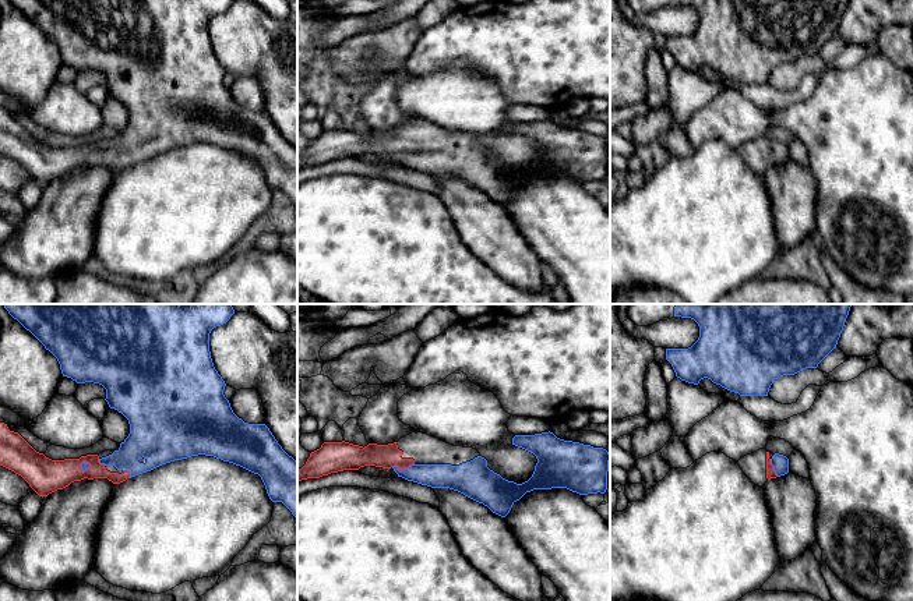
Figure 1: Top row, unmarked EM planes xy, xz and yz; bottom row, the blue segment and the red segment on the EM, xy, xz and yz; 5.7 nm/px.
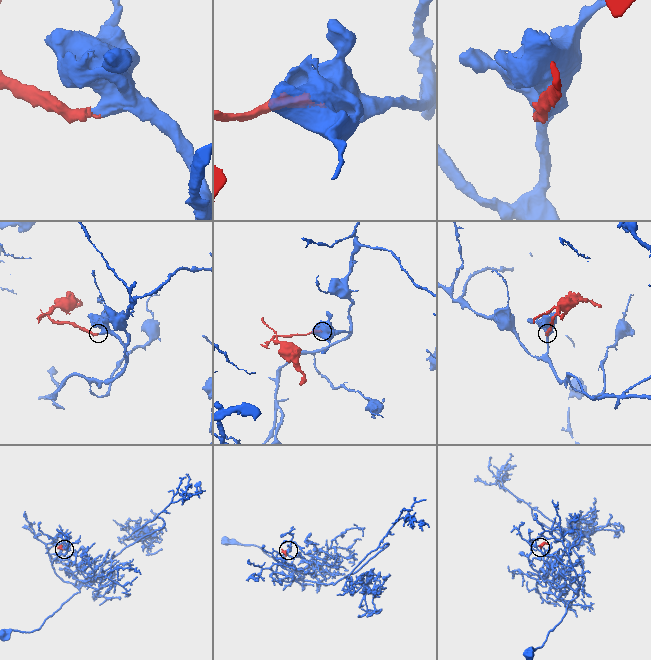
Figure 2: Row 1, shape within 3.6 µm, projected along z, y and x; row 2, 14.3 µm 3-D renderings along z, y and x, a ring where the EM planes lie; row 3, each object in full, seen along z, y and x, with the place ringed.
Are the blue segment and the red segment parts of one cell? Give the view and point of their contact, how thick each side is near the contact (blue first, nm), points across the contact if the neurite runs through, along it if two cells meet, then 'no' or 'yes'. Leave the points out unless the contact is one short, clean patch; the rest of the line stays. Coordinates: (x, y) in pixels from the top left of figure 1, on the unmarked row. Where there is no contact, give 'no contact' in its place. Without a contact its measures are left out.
xz (404, 156) | 140/140 nm | across xz (437, 163), (413, 161), (404, 156), (390, 144), (386, 144) | yes

